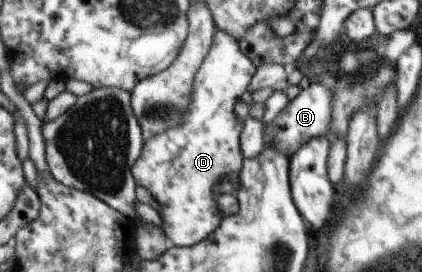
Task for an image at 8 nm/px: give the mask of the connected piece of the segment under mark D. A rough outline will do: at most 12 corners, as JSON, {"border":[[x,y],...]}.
{"border":[[227,33],[184,121],[133,166],[170,244],[217,229],[213,186],[239,174],[233,112],[255,62]]}

